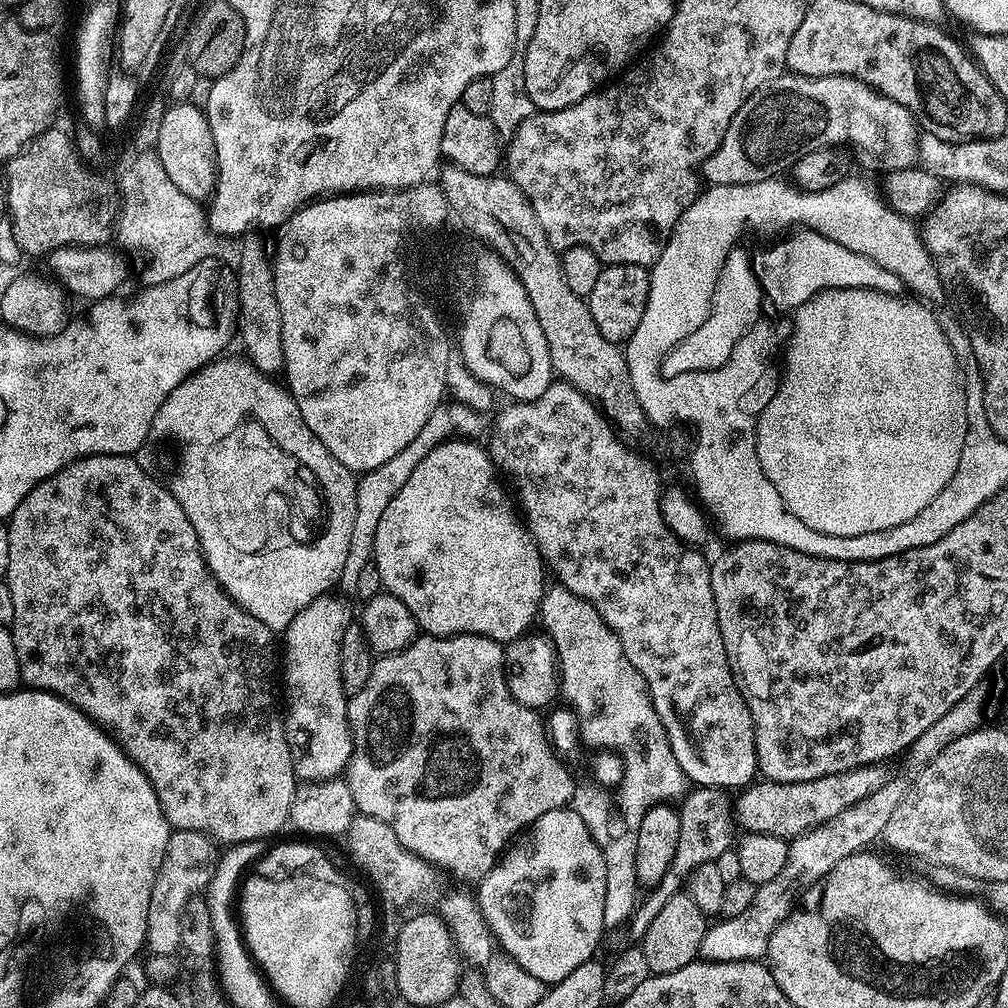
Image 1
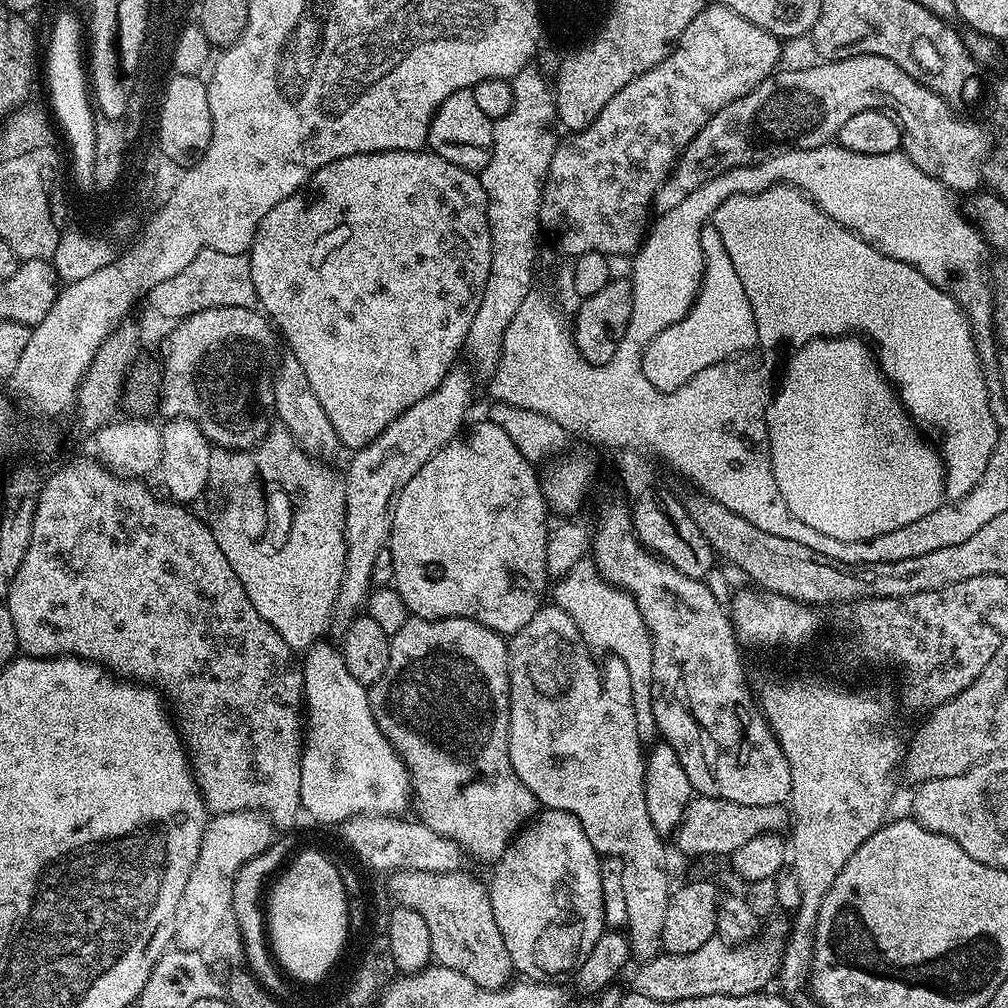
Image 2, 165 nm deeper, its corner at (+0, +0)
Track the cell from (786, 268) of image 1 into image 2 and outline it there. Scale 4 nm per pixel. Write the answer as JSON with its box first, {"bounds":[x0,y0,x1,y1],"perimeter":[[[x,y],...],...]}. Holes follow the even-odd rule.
{"bounds":[710,182,996,502],"perimeter":[[[777,182],[772,187],[754,194],[734,194],[730,198],[726,198],[726,202],[722,202],[714,210],[710,223],[716,227],[718,234],[721,235],[722,246],[726,246],[726,254],[730,254],[730,262],[734,262],[734,271],[738,273],[738,279],[742,281],[742,290],[746,290],[746,298],[750,298],[750,310],[754,310],[754,326],[758,326],[757,345],[761,349],[763,347],[776,348],[779,344],[803,346],[810,343],[811,340],[843,337],[845,334],[854,333],[866,337],[874,345],[874,354],[878,359],[880,371],[894,385],[909,417],[917,425],[925,424],[928,428],[937,428],[940,431],[938,448],[942,453],[946,473],[945,497],[949,501],[955,502],[966,494],[970,494],[970,490],[974,490],[974,486],[978,486],[982,474],[986,474],[986,466],[990,462],[990,454],[994,452],[992,440],[996,440],[996,432],[992,432],[994,414],[992,413],[990,403],[988,404],[990,395],[988,386],[984,381],[984,366],[981,363],[980,354],[976,352],[972,328],[969,325],[969,317],[963,308],[958,305],[957,299],[938,289],[934,283],[929,282],[912,265],[882,254],[872,244],[867,244],[858,233],[851,232],[848,228],[843,228],[838,222],[834,222],[834,218],[827,216],[813,202],[811,196],[801,192],[798,188],[793,188],[787,182]]]}

